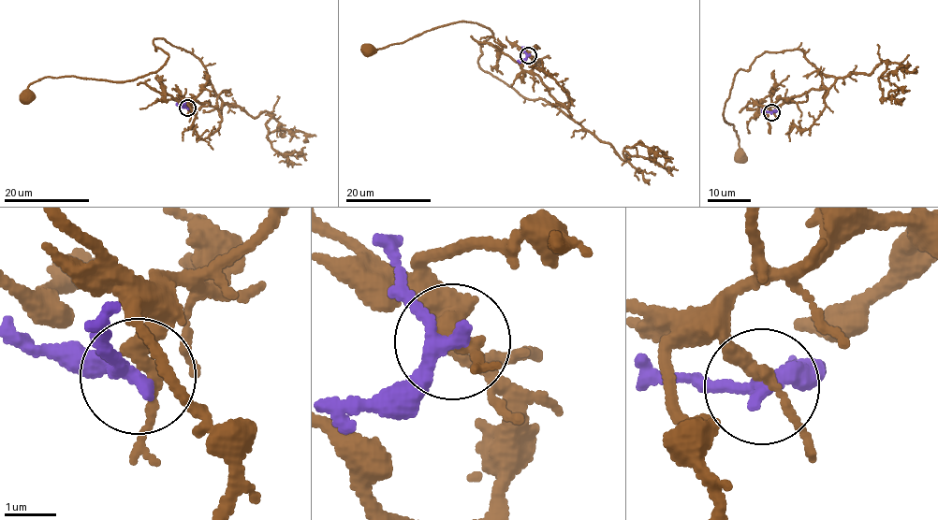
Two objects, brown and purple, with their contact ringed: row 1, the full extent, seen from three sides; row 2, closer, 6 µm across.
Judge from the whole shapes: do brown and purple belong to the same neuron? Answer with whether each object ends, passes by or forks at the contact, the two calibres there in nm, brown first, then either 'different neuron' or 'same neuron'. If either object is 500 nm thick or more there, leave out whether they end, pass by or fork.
brown passes by; purple passes by; calibres 280 and 280 nm; different neuron

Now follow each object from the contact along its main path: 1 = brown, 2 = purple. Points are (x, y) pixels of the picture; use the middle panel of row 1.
1: (528, 55), (533, 72), (569, 117), (483, 71), (477, 61), (492, 31), (476, 22), (444, 24), (367, 52)
2: (528, 55), (517, 60)

